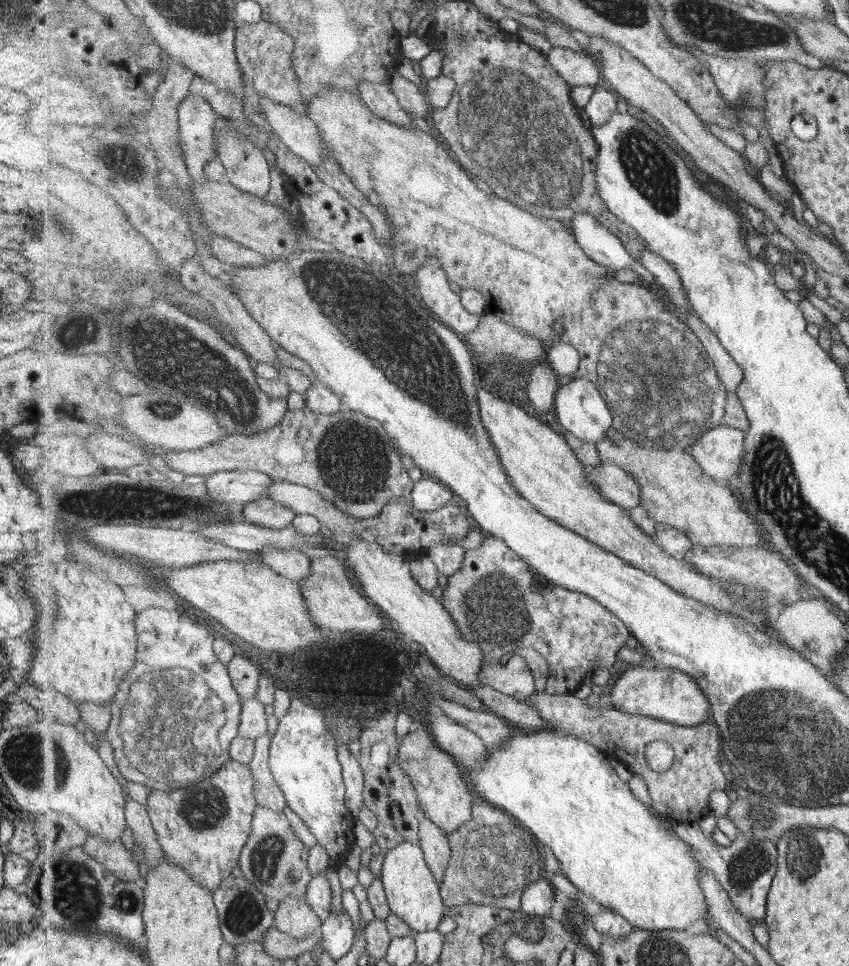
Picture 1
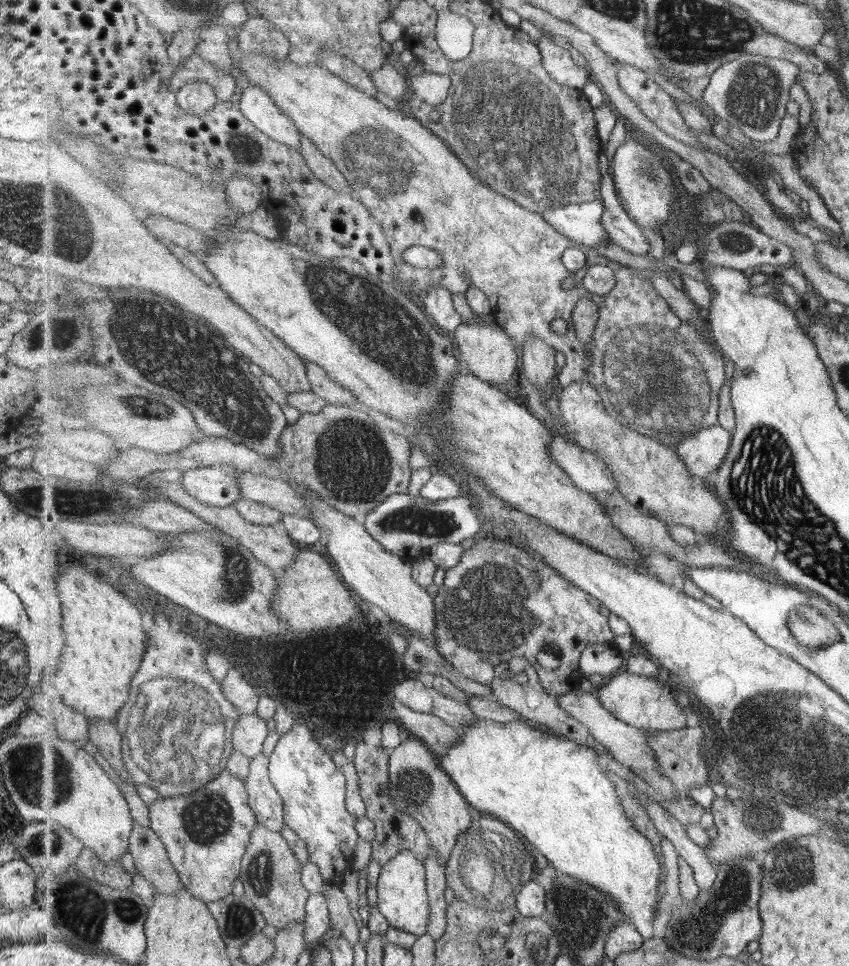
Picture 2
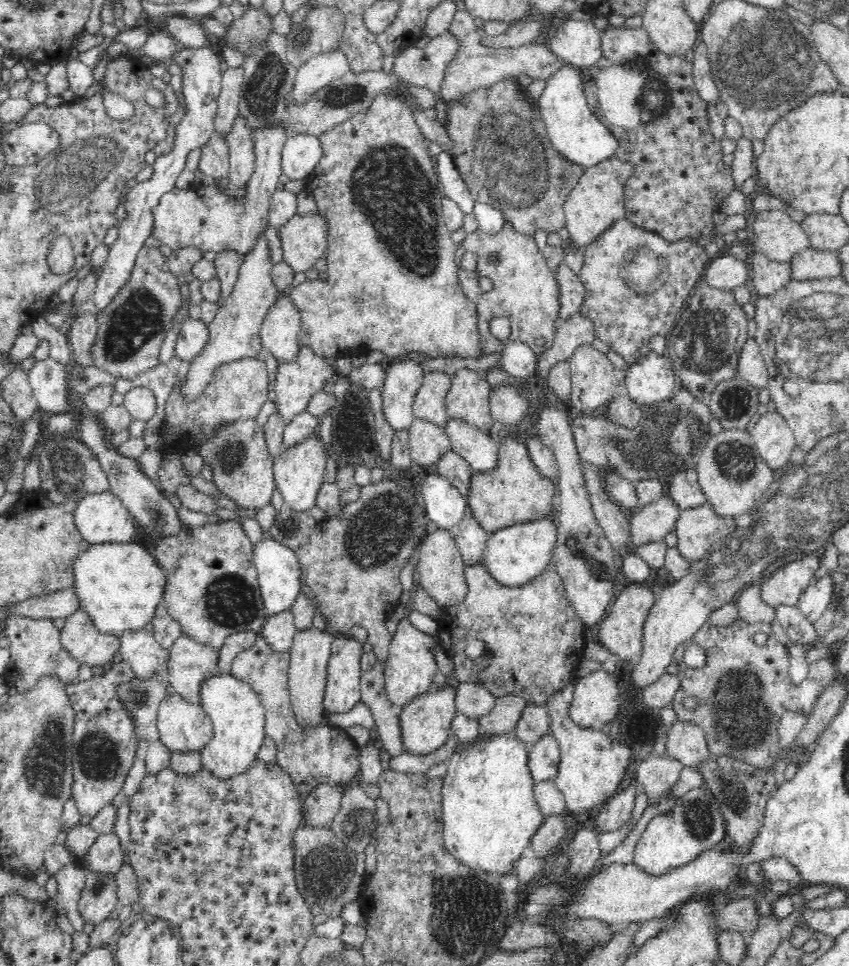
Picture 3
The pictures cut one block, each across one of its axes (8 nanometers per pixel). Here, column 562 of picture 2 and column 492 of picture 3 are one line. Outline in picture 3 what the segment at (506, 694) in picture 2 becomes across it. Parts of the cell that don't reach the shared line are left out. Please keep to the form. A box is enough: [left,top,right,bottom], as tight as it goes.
[476,695,529,735]

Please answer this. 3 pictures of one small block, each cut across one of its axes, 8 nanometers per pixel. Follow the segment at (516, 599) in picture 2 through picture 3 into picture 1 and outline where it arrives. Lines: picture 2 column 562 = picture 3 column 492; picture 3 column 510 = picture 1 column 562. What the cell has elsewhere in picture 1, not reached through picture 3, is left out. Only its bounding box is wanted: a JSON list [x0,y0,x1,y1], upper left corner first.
[442,536,632,701]

